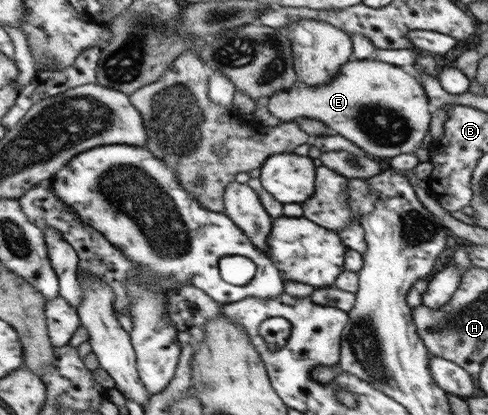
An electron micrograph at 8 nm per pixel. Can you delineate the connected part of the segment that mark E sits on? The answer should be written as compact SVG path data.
M355 60L341 66L339 74L320 87L310 87L303 81L295 81L285 91L278 90L268 97L268 110L280 122L314 118L326 124L330 130L344 136L362 149L366 155L390 159L398 154L413 153L420 162L429 161L433 143L429 140L432 113L424 86L419 79L407 75L404 68L378 60Z

